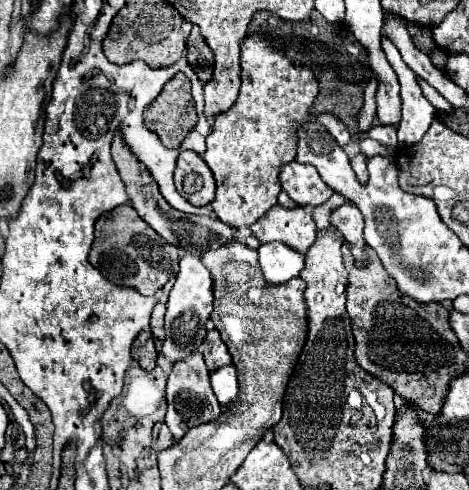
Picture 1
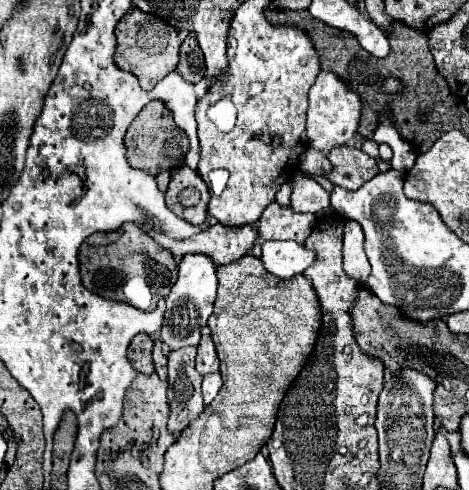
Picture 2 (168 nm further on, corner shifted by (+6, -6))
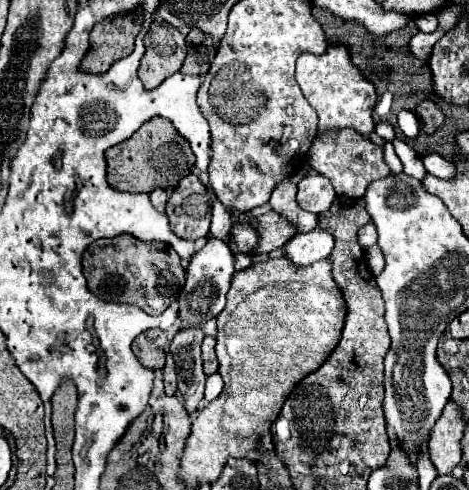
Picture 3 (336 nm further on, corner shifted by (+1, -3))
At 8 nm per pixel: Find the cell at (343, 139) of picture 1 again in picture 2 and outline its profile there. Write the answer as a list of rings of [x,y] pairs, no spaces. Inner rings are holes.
[[[319,72],[315,84],[309,92],[309,110],[307,110],[307,138],[309,146],[321,150],[323,154],[329,154],[335,146],[345,144],[353,138],[359,124],[359,112],[361,102],[355,92],[351,92],[333,72]]]

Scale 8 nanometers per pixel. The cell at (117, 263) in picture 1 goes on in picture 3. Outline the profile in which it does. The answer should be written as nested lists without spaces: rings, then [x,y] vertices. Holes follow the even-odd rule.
[[[130,235],[94,241],[82,255],[82,267],[88,289],[102,301],[110,303],[136,303],[138,289],[144,289],[152,297],[164,297],[166,305],[170,305],[172,301],[176,301],[178,291],[186,281],[180,257],[172,247],[164,243],[142,243]]]

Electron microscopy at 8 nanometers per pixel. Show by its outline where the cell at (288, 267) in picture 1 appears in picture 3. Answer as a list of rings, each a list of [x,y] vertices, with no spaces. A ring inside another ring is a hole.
[[[316,225],[312,233],[298,233],[286,245],[286,257],[292,259],[296,265],[310,265],[320,259],[326,259],[334,249],[334,237]]]

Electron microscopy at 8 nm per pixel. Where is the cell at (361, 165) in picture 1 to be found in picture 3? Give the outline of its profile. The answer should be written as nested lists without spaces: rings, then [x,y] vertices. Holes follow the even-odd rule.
[[[330,129],[330,133],[318,133],[308,151],[308,163],[316,173],[330,179],[336,195],[350,199],[362,197],[372,181],[390,175],[390,169],[384,161],[384,149],[374,145],[368,137],[358,135],[356,129]]]

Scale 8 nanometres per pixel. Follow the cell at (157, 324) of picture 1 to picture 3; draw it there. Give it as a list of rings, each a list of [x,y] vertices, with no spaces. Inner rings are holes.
[[[168,355],[166,357],[166,367],[164,367],[164,385],[166,385],[166,393],[168,395],[176,395],[176,371],[174,371],[174,359]]]

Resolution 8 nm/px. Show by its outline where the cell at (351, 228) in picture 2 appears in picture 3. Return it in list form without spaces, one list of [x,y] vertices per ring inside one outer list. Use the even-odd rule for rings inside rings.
[[[374,223],[364,225],[364,227],[358,231],[358,239],[360,239],[360,245],[362,245],[364,249],[376,245],[376,241],[378,241],[378,233],[376,233],[376,229],[374,229]]]

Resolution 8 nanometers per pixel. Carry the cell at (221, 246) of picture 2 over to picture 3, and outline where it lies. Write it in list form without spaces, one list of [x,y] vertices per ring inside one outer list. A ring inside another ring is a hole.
[[[268,211],[260,217],[254,217],[254,227],[260,235],[260,243],[256,247],[256,261],[260,257],[264,257],[266,253],[286,245],[286,241],[290,241],[290,237],[294,237],[294,229],[290,229],[290,221],[286,221],[286,217],[278,217],[278,213]]]

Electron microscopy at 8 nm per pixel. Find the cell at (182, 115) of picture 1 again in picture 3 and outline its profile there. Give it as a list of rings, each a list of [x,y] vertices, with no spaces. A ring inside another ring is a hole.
[[[154,117],[144,123],[130,139],[122,145],[110,147],[106,151],[108,161],[108,185],[118,191],[130,193],[150,193],[152,189],[176,189],[178,181],[190,173],[194,167],[194,153],[184,137],[178,135],[174,125],[162,117]]]

